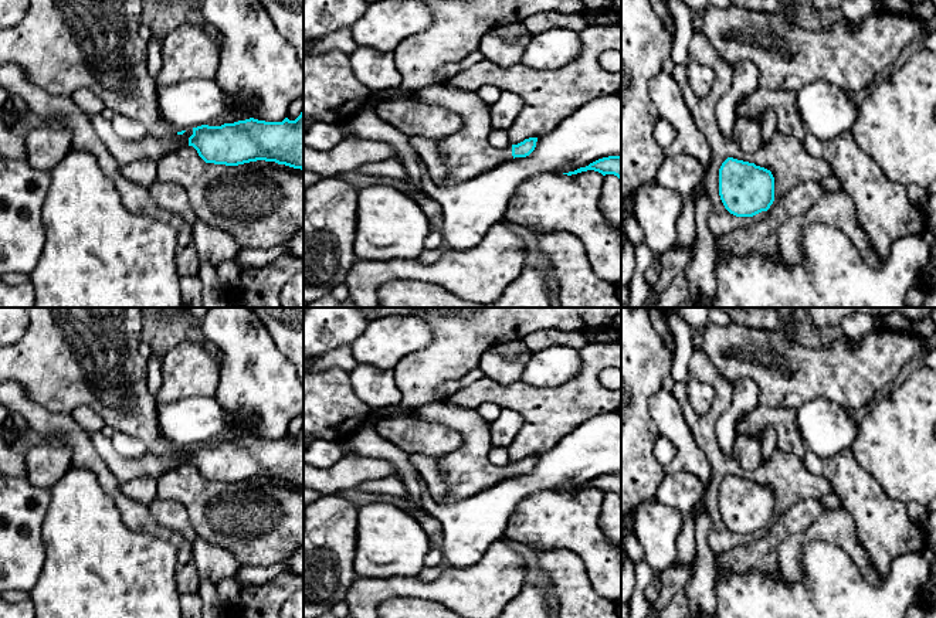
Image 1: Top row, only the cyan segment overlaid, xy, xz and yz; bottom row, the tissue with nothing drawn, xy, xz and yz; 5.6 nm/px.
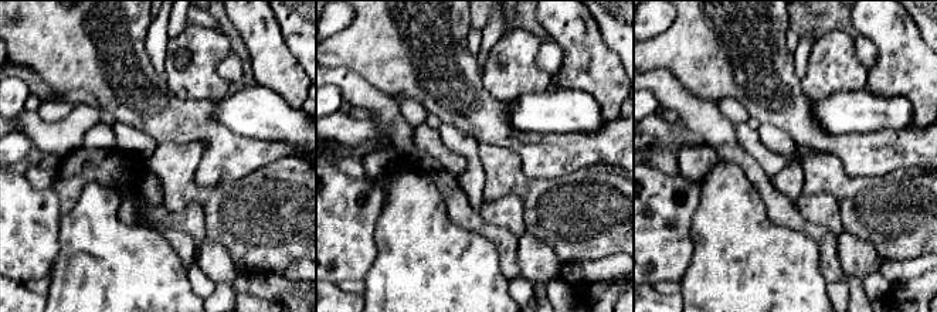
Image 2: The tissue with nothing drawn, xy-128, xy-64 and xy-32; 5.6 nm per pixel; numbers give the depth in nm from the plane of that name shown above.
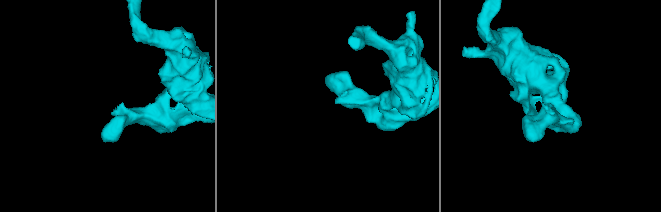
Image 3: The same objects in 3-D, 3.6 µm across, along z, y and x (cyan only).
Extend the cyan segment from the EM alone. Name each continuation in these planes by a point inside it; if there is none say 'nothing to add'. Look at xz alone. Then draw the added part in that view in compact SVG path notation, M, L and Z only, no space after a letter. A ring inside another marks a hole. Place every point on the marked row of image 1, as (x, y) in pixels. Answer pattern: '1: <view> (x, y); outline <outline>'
1: xz (467, 153); outline M434 82L410 92L399 89L373 92L364 106L376 109L384 101L399 98L437 105L462 119L462 126L458 132L435 140L441 157L450 169L442 186L467 181L513 159L512 145L498 149L488 142L488 136L494 129L489 105L481 99L478 91L454 89Z

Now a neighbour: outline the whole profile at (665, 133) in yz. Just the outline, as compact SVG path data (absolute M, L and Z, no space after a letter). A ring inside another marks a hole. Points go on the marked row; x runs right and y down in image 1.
M659 119L654 129L654 137L655 137L657 143L665 152L668 152L669 147L672 146L672 143L675 142L675 139L678 137L678 132L671 122L668 122L665 119Z

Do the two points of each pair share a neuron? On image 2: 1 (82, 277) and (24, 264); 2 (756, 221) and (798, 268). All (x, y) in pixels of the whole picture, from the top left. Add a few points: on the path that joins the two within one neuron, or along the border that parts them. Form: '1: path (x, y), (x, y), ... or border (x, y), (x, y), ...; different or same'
1: border (58, 237), (58, 255), (50, 271); different
2: path (763, 233), (787, 257); same

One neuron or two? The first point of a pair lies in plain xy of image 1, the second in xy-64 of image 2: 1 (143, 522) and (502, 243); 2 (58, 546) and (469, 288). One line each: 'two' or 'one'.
1: one
2: one

